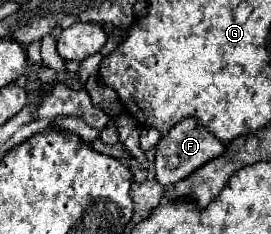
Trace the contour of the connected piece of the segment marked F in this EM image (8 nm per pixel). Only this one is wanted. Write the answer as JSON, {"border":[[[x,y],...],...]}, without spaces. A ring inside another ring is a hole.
{"border":[[[185,119],[185,123],[177,123],[177,127],[173,127],[173,131],[167,133],[167,139],[169,143],[165,143],[163,137],[155,147],[155,171],[157,171],[155,179],[165,187],[175,185],[177,181],[191,175],[195,169],[203,167],[209,159],[221,157],[225,151],[225,145],[219,139],[215,139],[205,127],[197,125],[195,119]]]}

